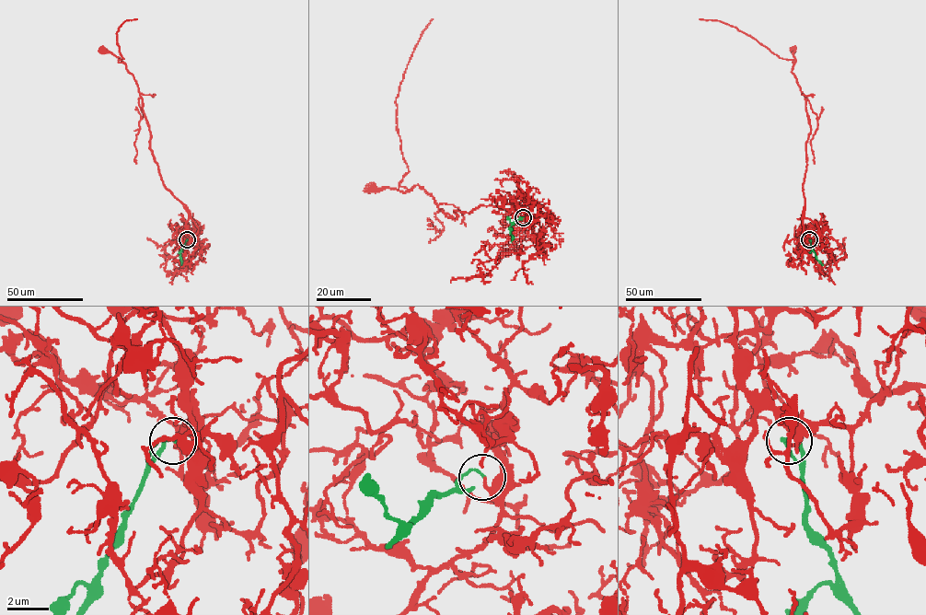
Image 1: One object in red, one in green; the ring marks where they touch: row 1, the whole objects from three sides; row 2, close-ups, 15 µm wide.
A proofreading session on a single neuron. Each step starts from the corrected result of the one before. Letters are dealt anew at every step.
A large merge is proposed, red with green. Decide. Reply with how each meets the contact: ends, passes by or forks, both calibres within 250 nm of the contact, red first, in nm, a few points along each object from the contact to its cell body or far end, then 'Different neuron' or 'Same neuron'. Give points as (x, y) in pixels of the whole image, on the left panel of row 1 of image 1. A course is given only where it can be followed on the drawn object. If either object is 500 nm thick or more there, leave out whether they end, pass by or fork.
At the ring red ends. At the ring green ends. Thickness 150 nm (red) against 100 nm. Course of red: (188, 239), (185, 226), (188, 213), (163, 183), (150, 148), (151, 133), (138, 86), (126, 64), (102, 50). Course of green: (188, 239), (180, 252), (180, 265). Different neuron

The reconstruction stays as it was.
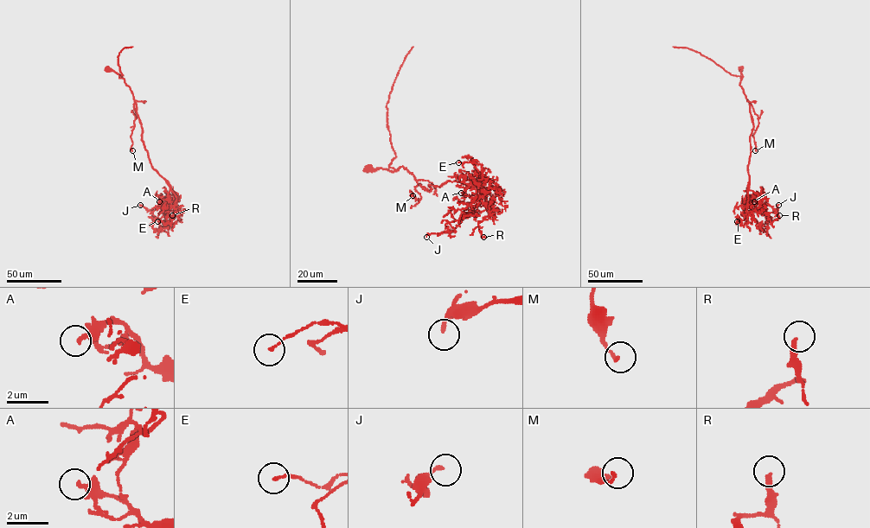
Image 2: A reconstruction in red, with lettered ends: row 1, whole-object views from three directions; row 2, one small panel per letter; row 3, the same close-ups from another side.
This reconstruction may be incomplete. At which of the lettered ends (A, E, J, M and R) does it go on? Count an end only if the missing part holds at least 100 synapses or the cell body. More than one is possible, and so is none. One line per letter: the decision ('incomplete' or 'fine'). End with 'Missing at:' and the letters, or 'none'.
A: fine
E: fine
J: fine
M: fine
R: fine
Missing at: none

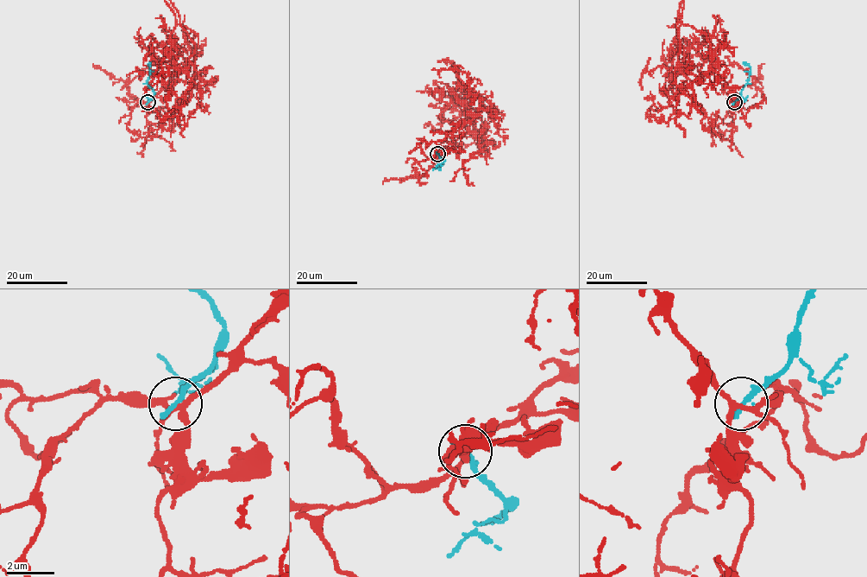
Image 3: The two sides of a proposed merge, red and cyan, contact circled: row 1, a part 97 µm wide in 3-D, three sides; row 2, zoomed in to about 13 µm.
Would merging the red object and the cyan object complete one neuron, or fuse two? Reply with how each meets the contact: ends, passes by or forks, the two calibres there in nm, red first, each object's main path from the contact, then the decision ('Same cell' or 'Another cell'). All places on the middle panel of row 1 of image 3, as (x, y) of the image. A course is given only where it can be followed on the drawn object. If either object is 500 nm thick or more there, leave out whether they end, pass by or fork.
At the ring red forks. At the ring cyan ends. Thickness 200 nm (red) against 280 nm. Course of cyan: (438, 154), (443, 160), (437, 165), (439, 170), (438, 163). Another cell

